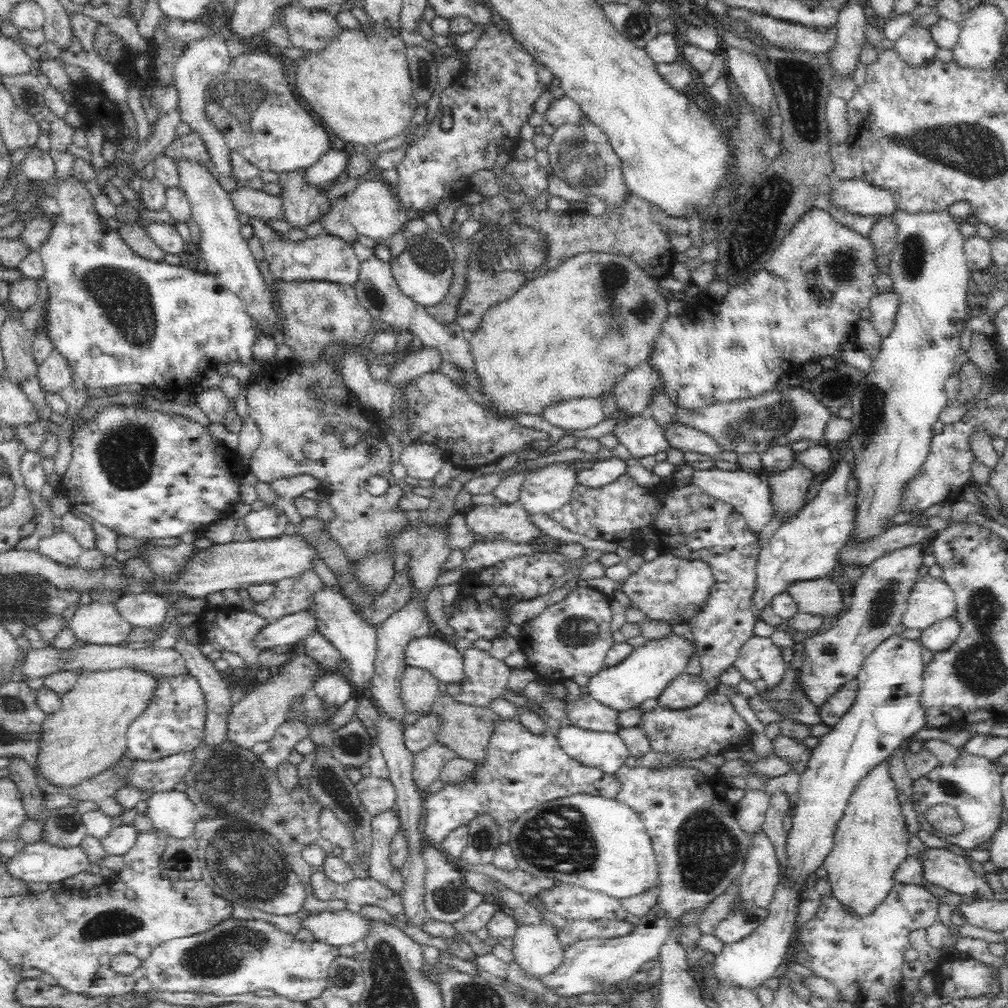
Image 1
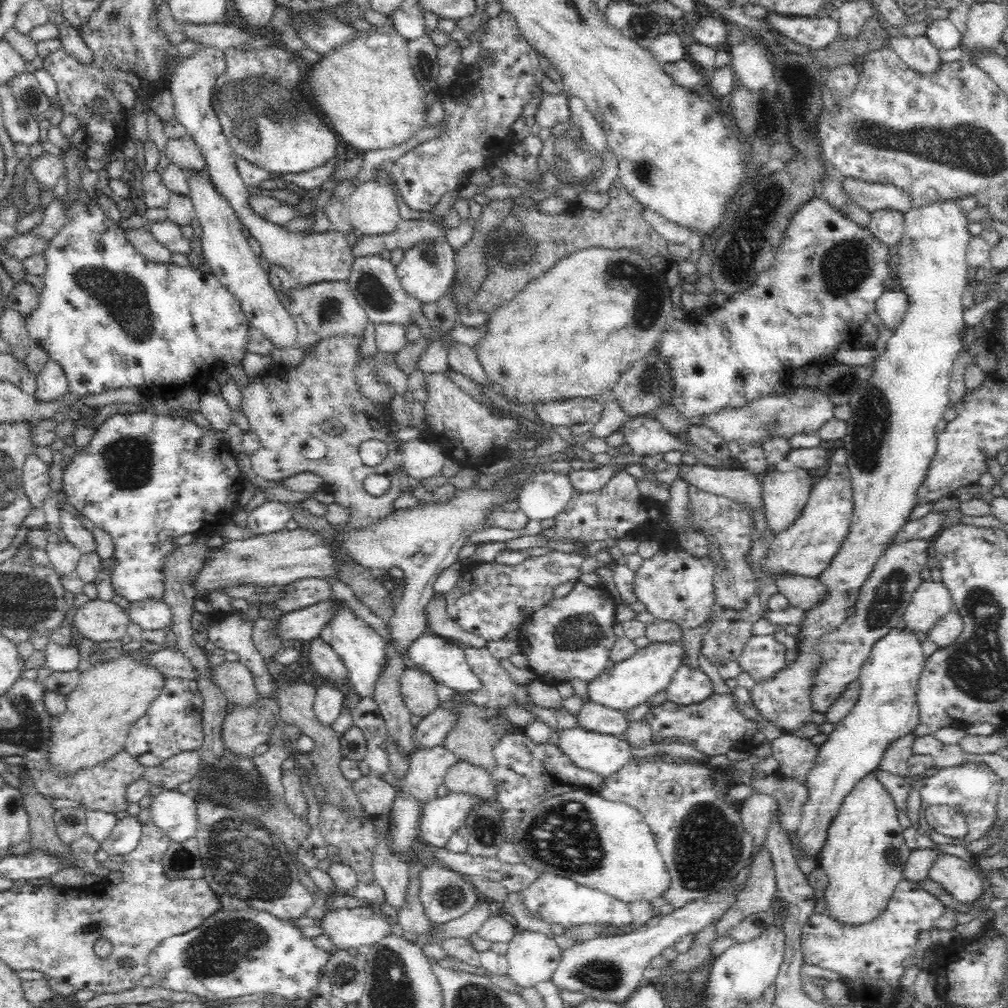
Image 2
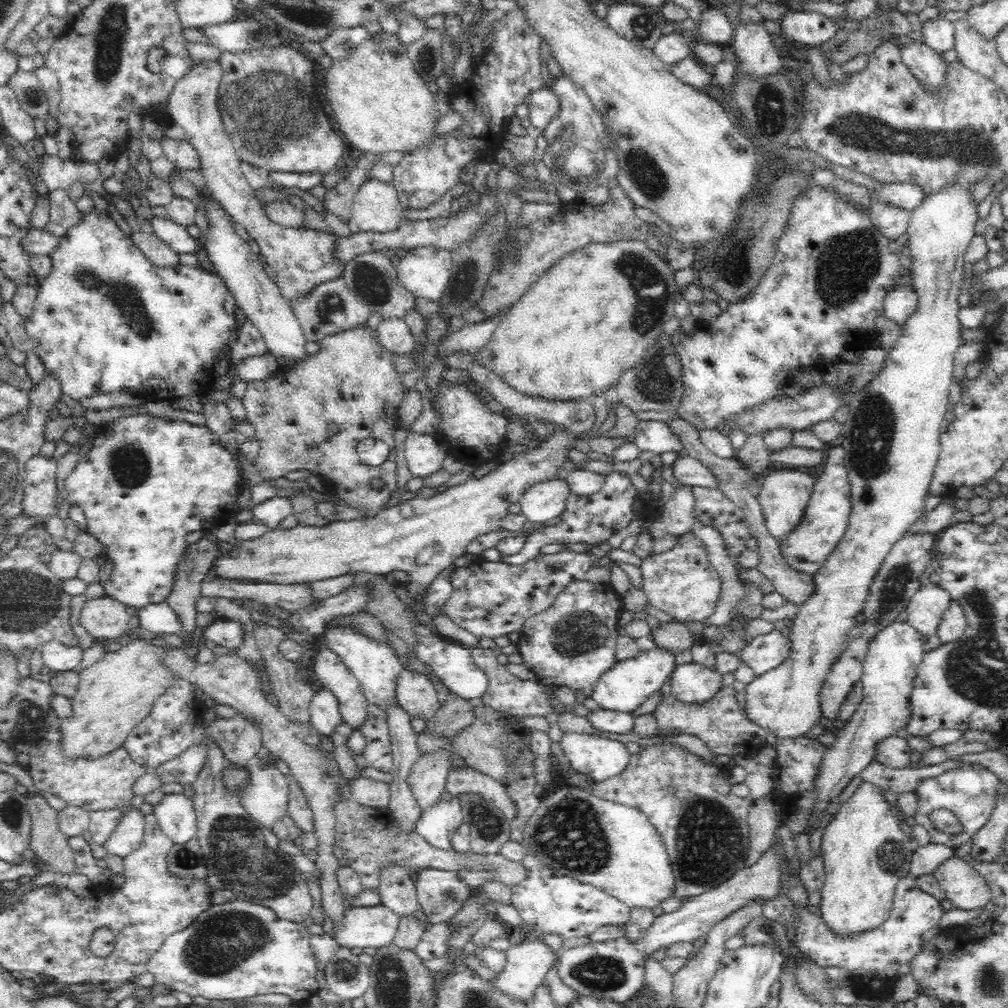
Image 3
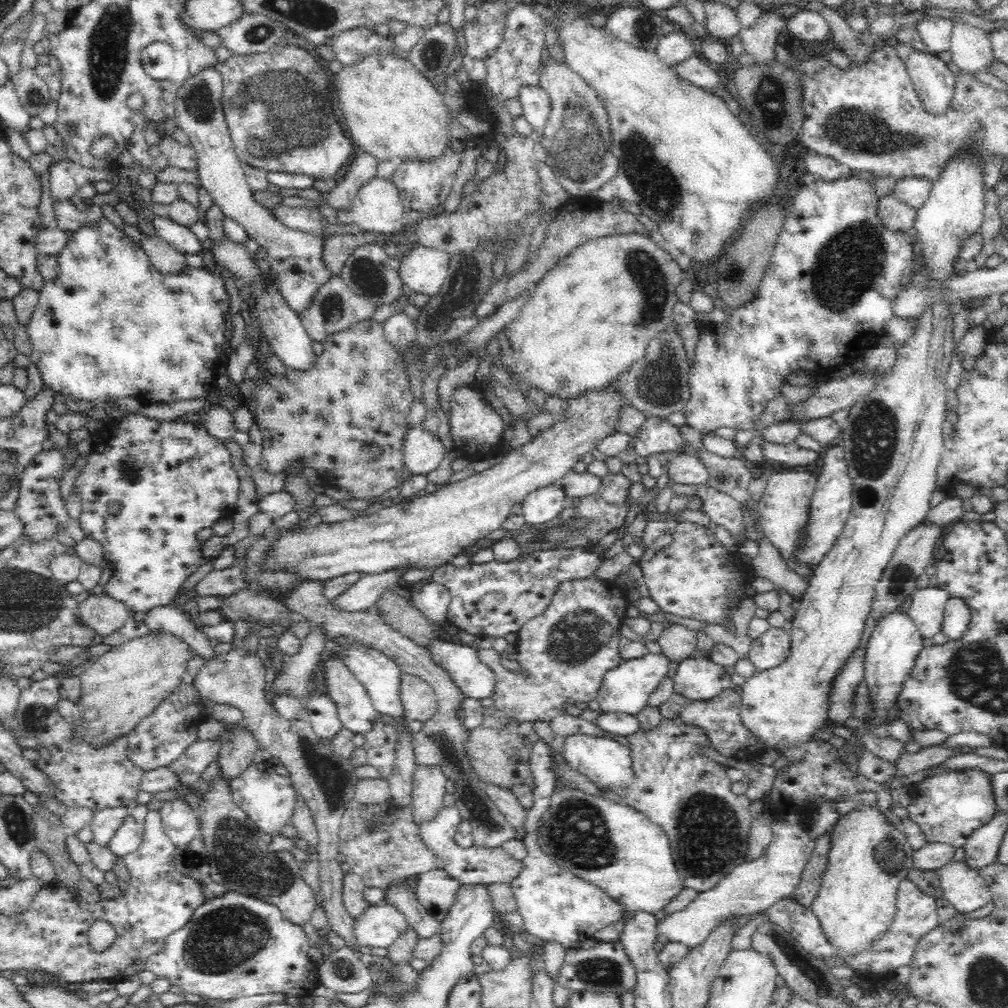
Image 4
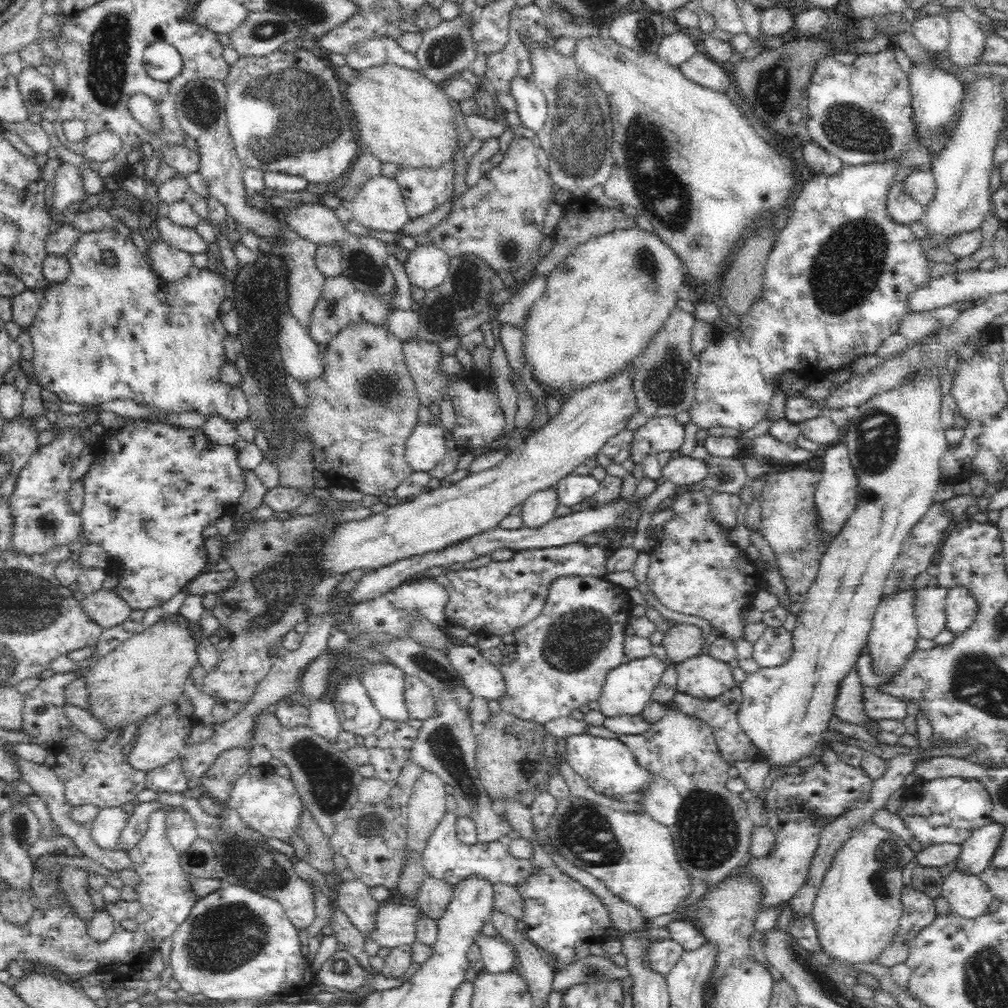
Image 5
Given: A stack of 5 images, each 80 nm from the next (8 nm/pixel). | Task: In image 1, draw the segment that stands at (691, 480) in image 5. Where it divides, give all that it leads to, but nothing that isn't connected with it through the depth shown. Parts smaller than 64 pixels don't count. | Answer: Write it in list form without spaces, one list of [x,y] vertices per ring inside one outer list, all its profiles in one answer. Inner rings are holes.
[[[716,466],[699,469],[694,472],[693,484],[705,494],[733,506],[747,520],[752,532],[761,532],[762,528],[776,516],[776,505],[772,499],[772,488],[760,473],[737,470],[723,470]]]

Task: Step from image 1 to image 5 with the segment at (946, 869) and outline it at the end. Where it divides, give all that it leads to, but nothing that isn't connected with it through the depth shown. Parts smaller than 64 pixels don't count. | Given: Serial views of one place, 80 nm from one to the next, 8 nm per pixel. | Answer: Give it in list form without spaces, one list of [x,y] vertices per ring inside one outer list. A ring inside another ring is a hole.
[[[958,869],[949,872],[949,875],[948,878],[943,880],[941,896],[950,903],[952,913],[965,919],[973,919],[989,912],[989,906],[992,904],[995,897],[992,895],[989,887],[979,878],[979,876],[972,876],[972,874],[969,873],[961,873]]]

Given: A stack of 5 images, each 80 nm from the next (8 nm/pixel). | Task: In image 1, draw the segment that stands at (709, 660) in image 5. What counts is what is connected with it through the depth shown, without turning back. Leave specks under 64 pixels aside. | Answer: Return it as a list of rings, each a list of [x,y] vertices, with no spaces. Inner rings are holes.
[[[682,672],[658,696],[658,704],[670,710],[688,710],[707,697],[705,684],[699,676]]]

